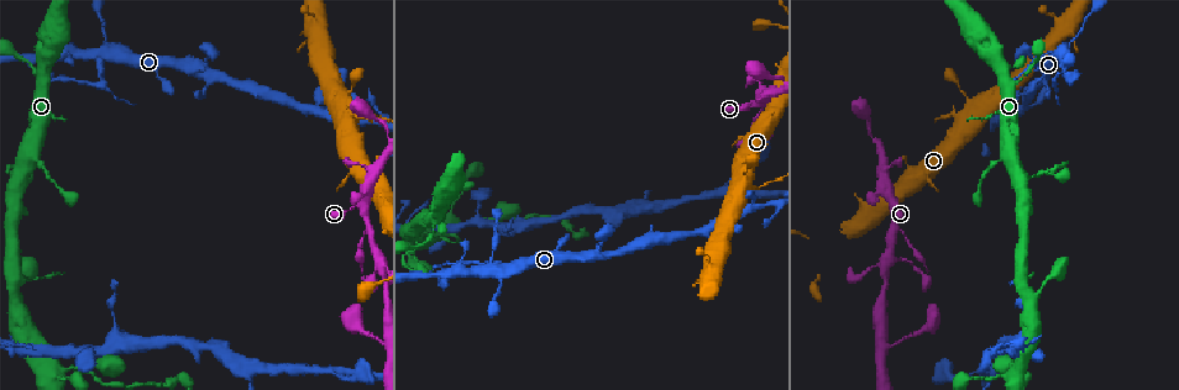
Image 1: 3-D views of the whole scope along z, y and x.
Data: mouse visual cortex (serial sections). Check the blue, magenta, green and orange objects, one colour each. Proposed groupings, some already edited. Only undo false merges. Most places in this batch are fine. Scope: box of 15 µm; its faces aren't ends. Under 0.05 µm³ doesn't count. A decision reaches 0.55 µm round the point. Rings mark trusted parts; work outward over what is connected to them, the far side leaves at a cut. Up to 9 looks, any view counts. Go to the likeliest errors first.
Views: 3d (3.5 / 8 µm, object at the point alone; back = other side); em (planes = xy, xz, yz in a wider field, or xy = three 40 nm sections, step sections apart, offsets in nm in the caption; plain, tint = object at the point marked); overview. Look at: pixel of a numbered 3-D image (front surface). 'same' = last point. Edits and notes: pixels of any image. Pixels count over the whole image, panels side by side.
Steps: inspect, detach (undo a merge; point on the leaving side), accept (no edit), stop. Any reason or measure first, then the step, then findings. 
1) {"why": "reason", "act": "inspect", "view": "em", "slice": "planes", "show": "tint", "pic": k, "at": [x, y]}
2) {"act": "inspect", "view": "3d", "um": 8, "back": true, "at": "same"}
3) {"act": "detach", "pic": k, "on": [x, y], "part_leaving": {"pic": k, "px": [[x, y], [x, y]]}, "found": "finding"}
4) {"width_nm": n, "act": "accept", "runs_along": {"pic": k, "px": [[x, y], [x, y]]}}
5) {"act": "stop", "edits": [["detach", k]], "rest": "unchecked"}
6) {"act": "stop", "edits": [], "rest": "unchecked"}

{"why": "a narrow waist", "act": "inspect", "view": "3d", "um": 3.5, "back": true, "pic": 1, "at": [892, 224]}

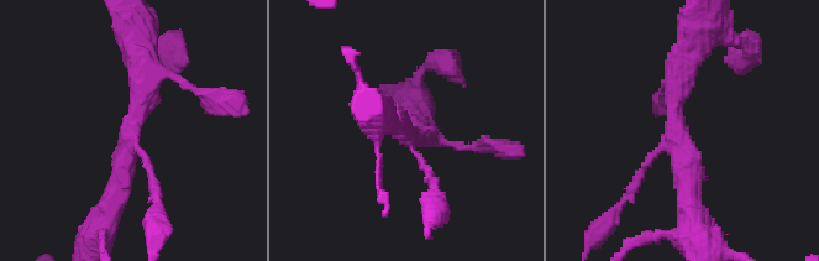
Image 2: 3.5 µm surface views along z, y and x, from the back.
{"arms": 3, "arm_widths_nm": [100, 250, 300], "act": "inspect", "view": "em", "slice": "xy", "step": 3, "show": "tint", "pic": 2, "at": [678, 131]}

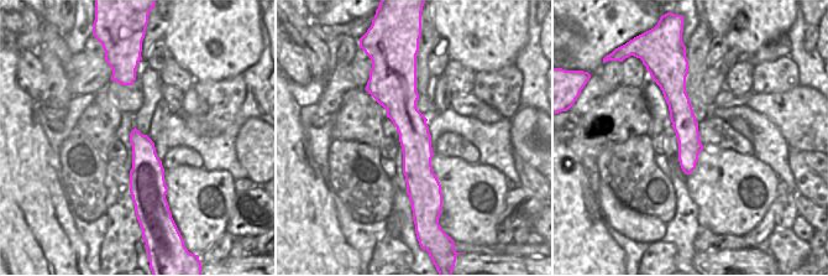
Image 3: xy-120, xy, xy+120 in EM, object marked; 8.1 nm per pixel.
{"width_nm": 260, "act": "accept", "runs_along": {"pic": 2, "px": [[168, 76], [146, 83], [108, 209]]}, "found": "all the same cell"}

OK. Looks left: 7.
{"why": "three arms meet", "act": "inspect", "view": "3d", "um": 3.5, "pic": 1, "at": [94, 60]}

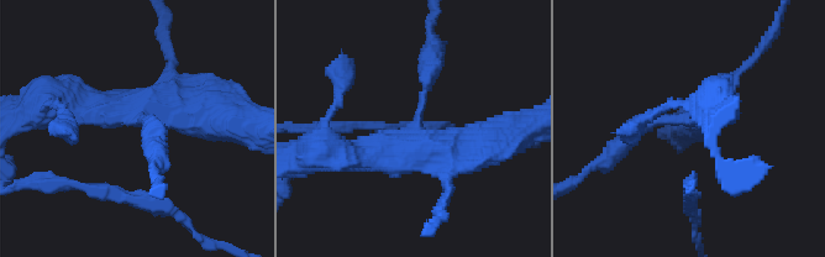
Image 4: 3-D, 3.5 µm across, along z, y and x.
{"arms": 3, "arm_widths_nm": [200, 300, 400], "act": "inspect", "view": "em", "slice": "xy", "step": 3, "show": "tint", "pic": 4, "at": [681, 120]}

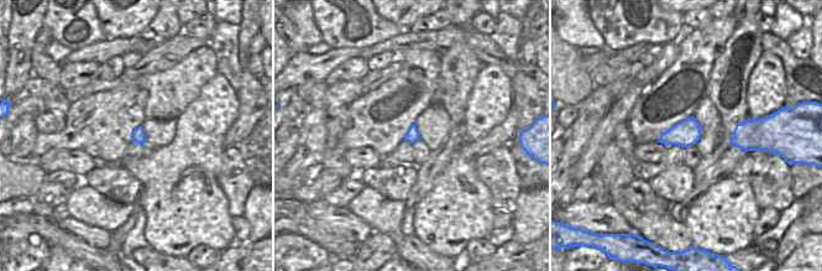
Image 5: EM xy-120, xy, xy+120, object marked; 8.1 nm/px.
{"width_nm": 110, "act": "accept", "runs_along": {"pic": 4, "px": [[477, 145], [416, 135], [431, 50]]}, "found": "one cell here"}

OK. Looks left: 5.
{"why": "a narrow waist", "act": "inspect", "view": "3d", "um": 8, "pic": 1, "at": [414, 259]}

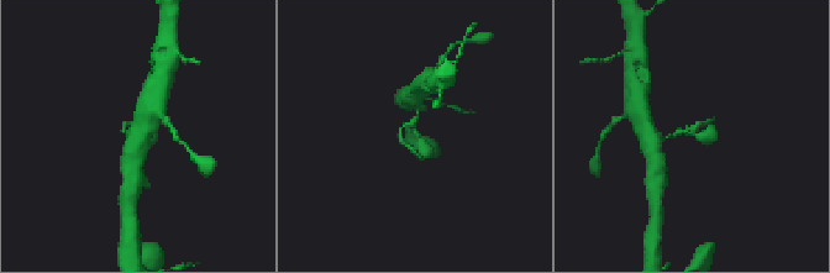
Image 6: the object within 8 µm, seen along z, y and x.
{"act": "inspect", "view": "3d", "um": 3.5, "pic": 6, "at": [693, 134]}

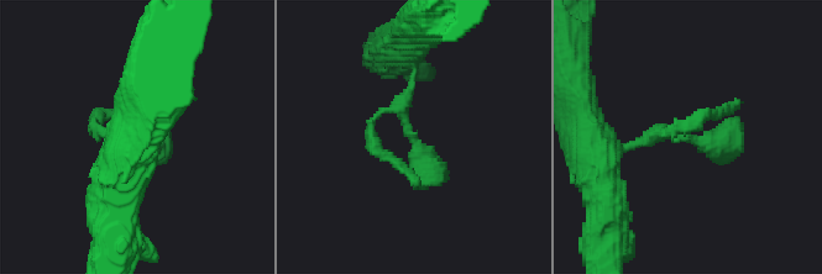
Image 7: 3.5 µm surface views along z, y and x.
{"act": "accept", "runs_along": {"pic": 7, "px": [[413, 74], [398, 106], [440, 185]]}, "found": "one cell here"}

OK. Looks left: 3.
{"why": "sudden change in width", "act": "inspect", "view": "3d", "um": 3.5, "pic": 1, "at": [595, 256]}

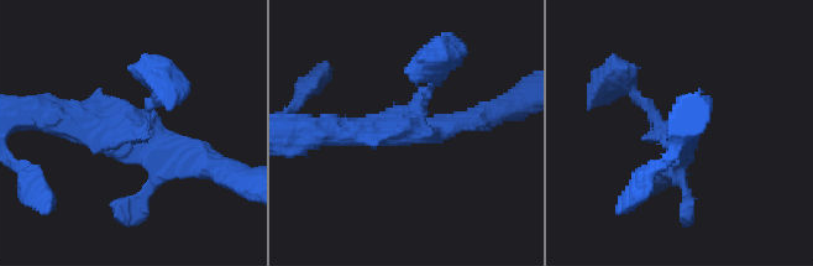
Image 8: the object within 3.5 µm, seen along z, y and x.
{"act": "inspect", "view": "em", "slice": "xy", "step": 2, "show": "tint", "pic": 8, "at": [400, 131]}

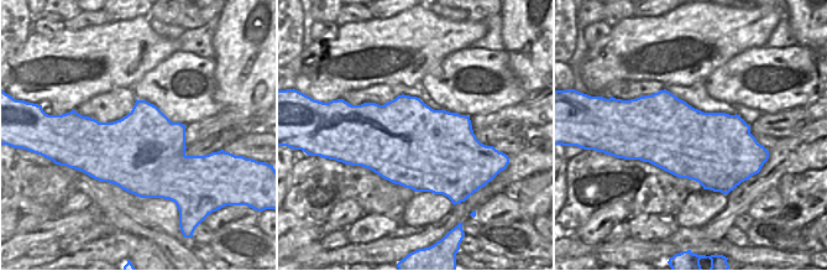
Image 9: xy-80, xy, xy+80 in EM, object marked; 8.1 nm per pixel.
{"act": "accept", "runs_along": {"pic": 8, "px": [[41, 114], [140, 129], [197, 163]]}, "found": "all the same cell"}

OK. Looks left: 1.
{"act": "stop", "edits": [], "rest": "unchecked"}

